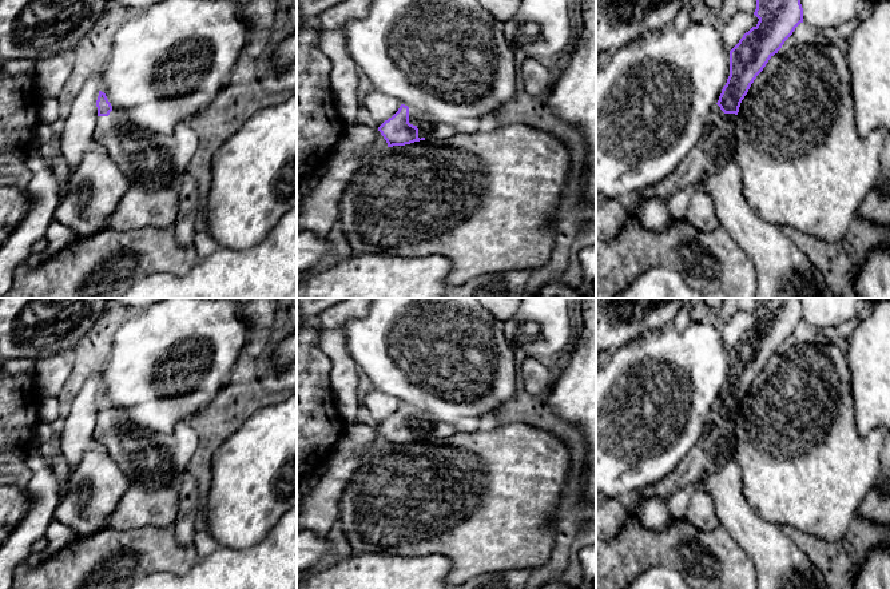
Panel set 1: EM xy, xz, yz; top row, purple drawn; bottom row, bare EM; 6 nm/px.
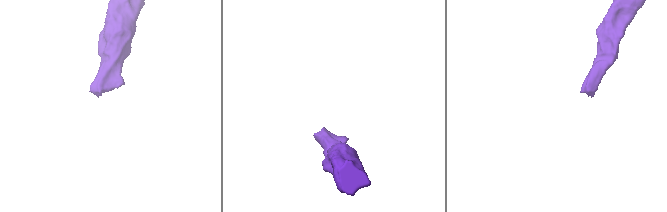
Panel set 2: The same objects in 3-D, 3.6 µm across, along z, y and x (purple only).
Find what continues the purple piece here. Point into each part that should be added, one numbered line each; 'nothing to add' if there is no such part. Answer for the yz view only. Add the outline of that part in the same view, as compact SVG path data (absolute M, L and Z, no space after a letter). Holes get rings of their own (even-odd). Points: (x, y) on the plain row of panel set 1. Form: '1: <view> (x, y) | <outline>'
1: yz (716, 445) | M715 403L696 445L664 478L625 498L627 508L636 516L637 504L641 500L668 500L683 487L699 487L704 474L718 470L728 458L734 458L736 445L735 418L735 413L724 413Z

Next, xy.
1: xy (151, 460) | M116 409L98 415L95 431L131 485L148 490L178 487L199 446L188 422L179 422L170 434L162 434L135 426Z

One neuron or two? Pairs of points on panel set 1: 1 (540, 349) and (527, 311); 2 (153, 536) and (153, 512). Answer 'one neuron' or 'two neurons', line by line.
1: one neuron
2: two neurons

